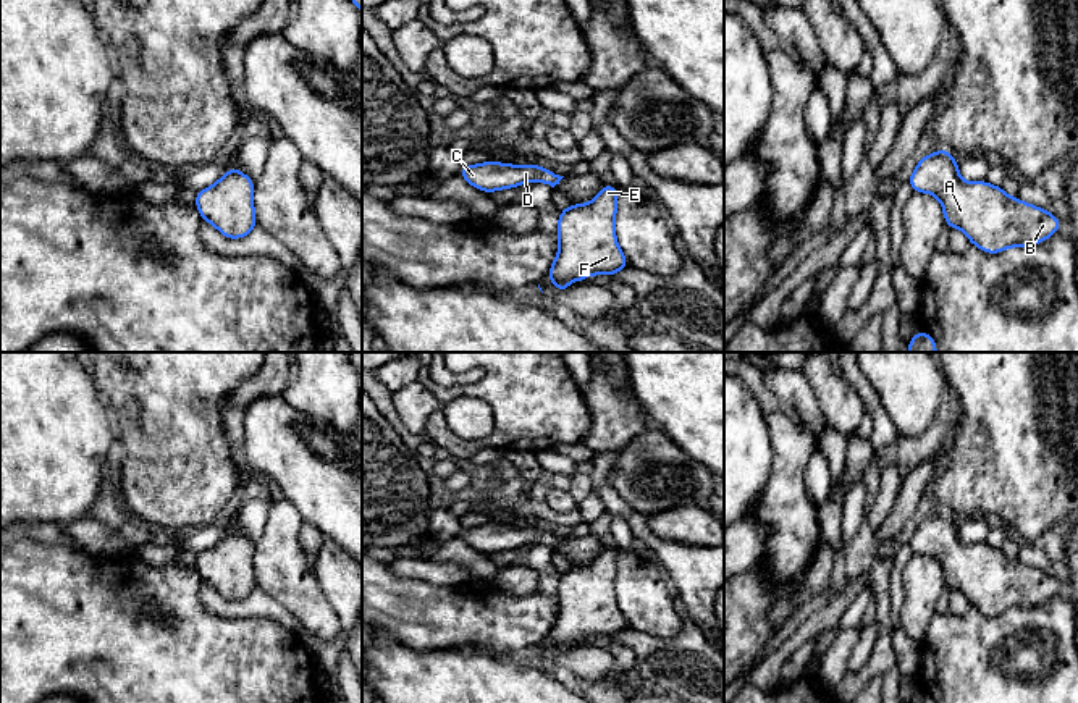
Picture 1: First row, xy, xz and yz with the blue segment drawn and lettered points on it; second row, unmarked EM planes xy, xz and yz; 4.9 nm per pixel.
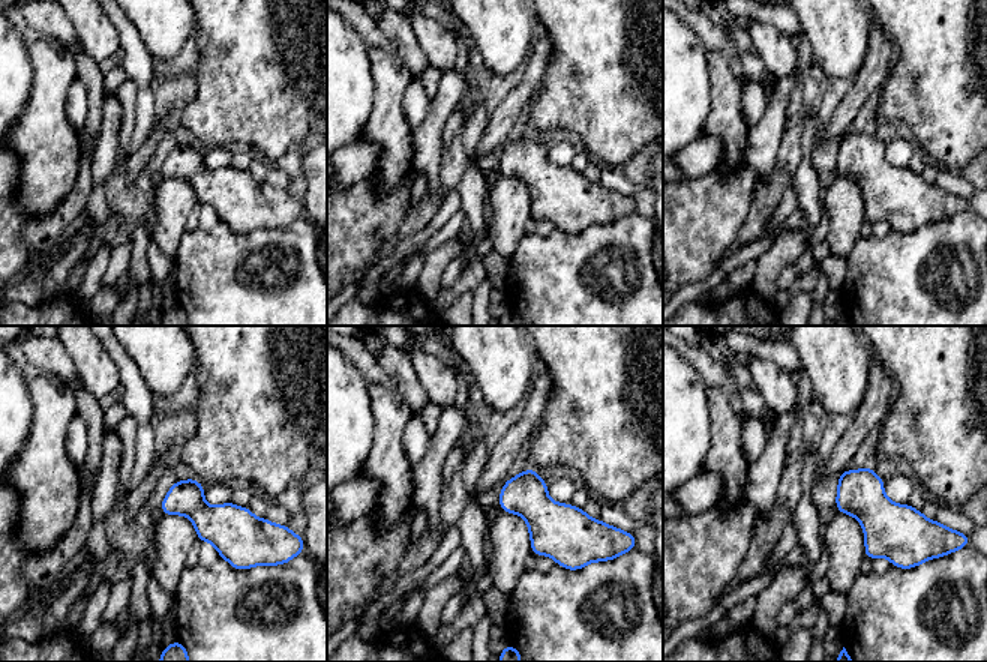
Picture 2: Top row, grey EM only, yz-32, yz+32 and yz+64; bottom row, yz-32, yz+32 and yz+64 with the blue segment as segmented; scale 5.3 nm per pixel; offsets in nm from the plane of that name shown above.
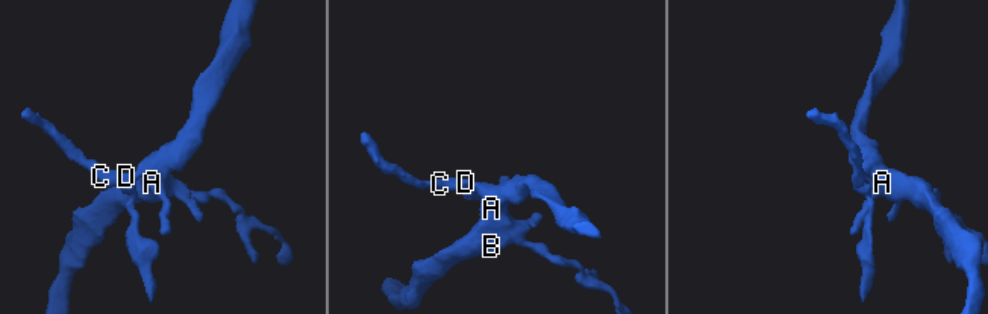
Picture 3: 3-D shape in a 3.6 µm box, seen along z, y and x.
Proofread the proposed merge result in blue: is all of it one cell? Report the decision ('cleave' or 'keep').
keep

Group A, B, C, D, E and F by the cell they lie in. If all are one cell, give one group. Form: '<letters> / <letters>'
A B C D E F

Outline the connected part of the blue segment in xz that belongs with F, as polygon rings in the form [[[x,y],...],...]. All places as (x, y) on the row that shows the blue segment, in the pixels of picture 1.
[[[604,184],[596,197],[588,204],[564,207],[558,220],[559,252],[548,272],[548,278],[558,291],[569,291],[569,280],[585,284],[582,280],[588,275],[609,275],[629,267],[629,260],[616,242],[617,186]]]

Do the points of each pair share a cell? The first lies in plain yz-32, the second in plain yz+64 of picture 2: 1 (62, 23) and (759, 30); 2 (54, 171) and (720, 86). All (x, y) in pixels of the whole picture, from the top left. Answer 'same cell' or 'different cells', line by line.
1: different cells
2: same cell

